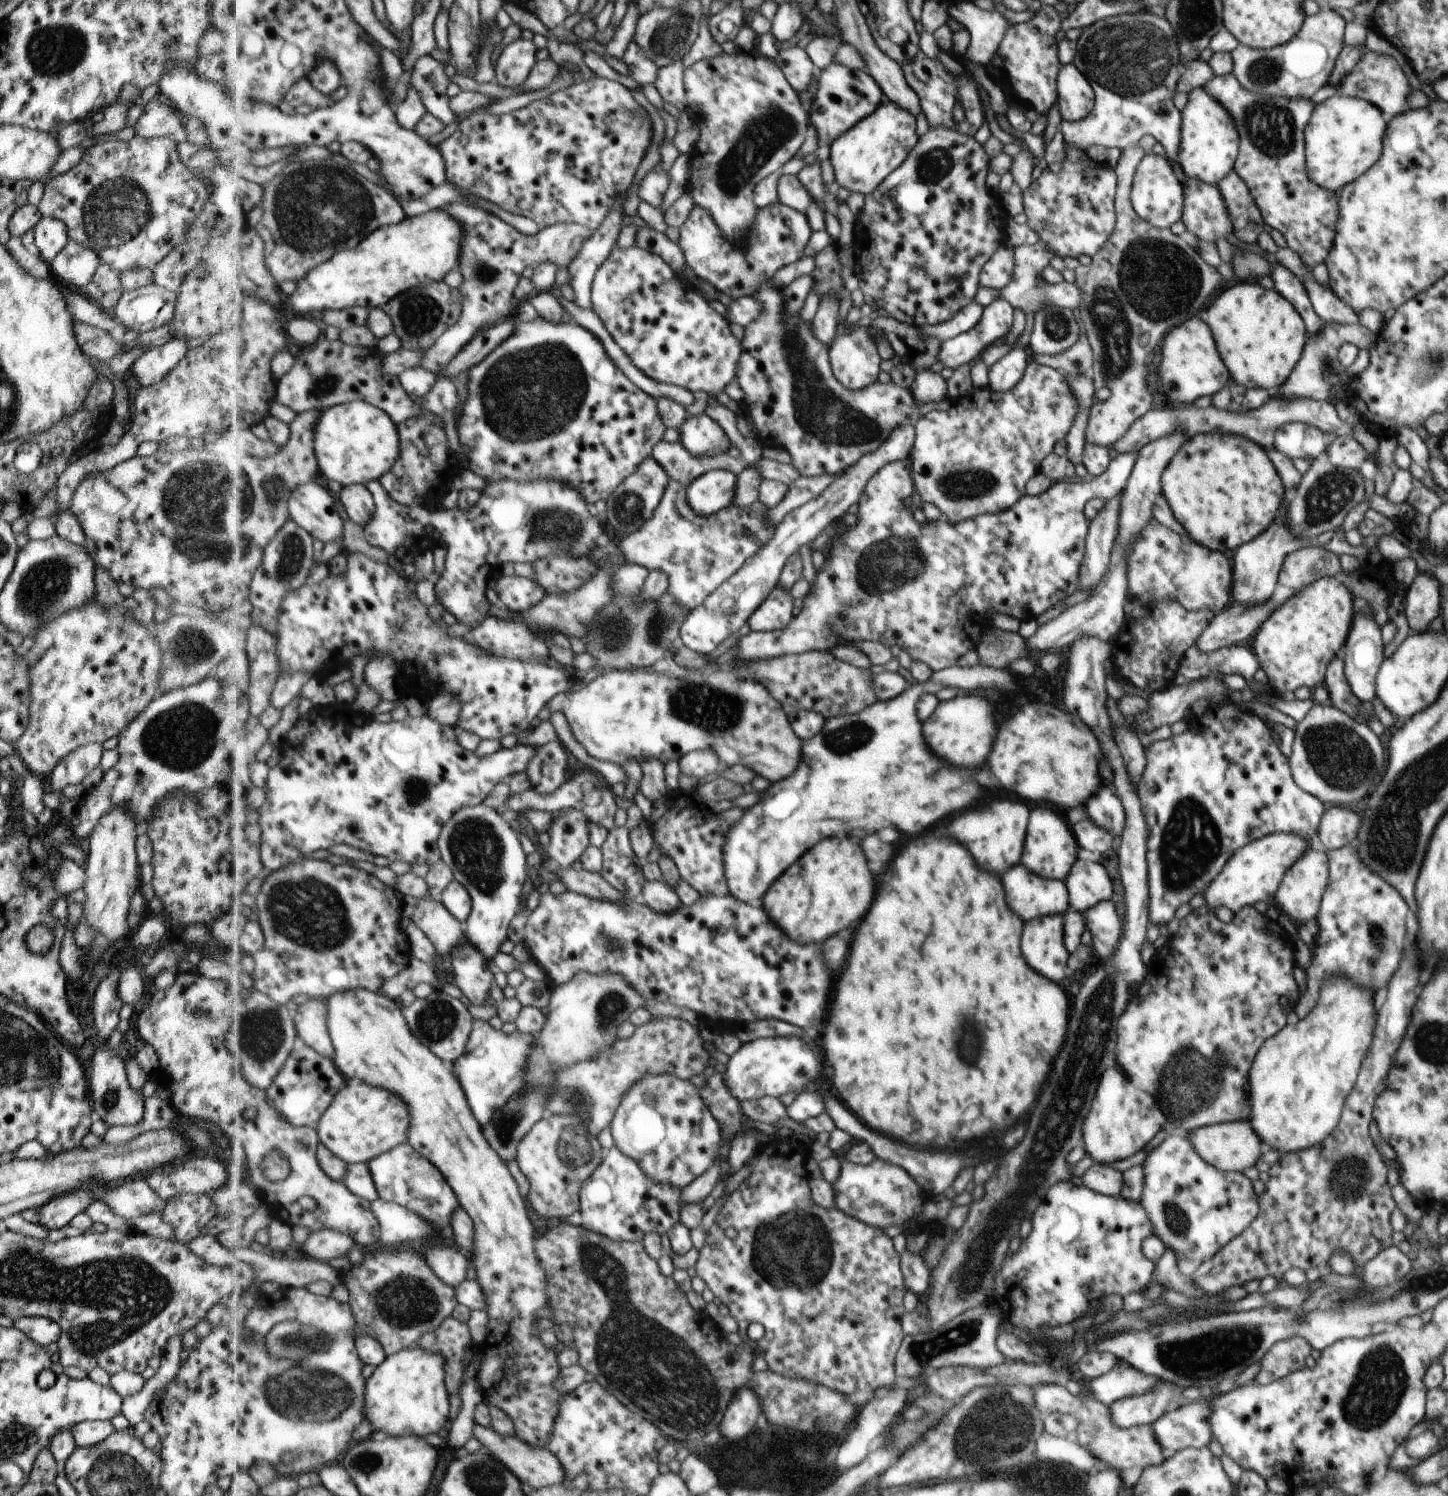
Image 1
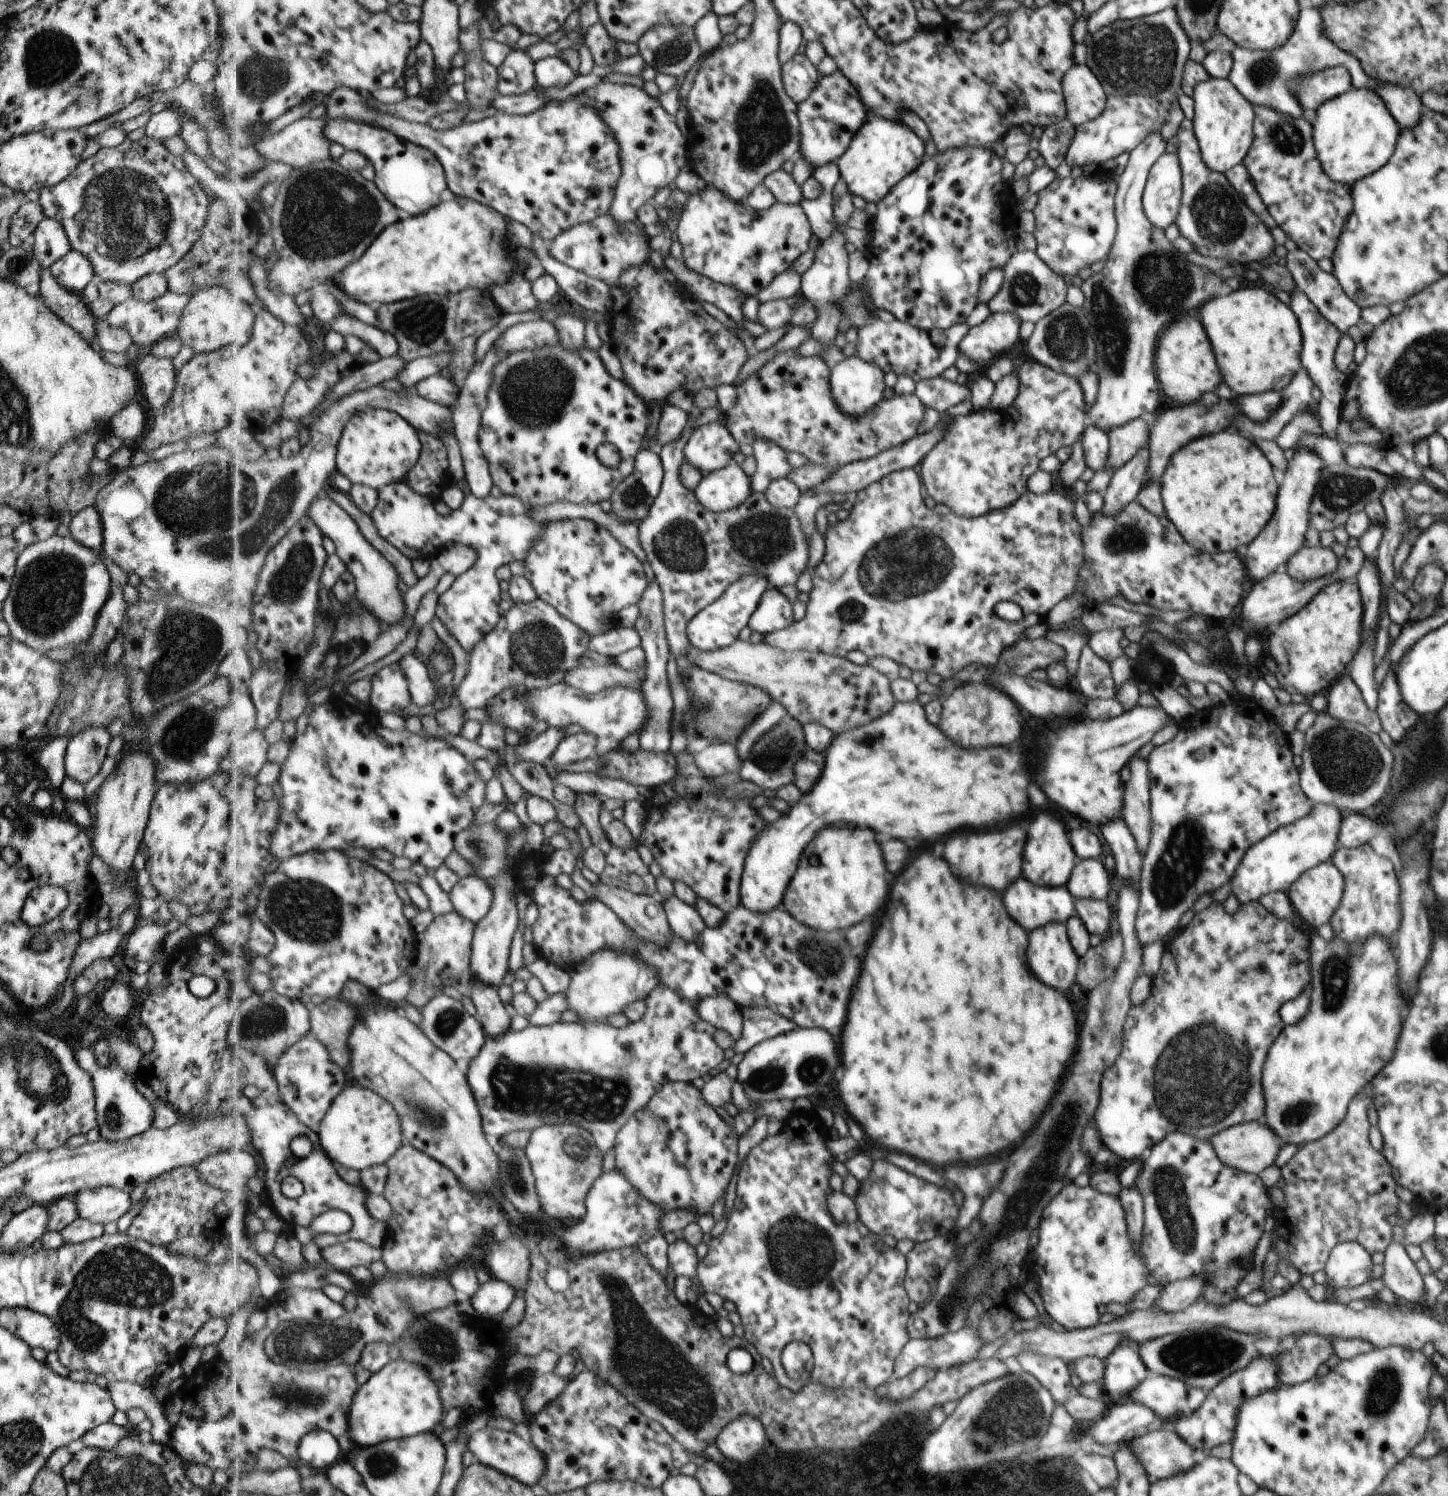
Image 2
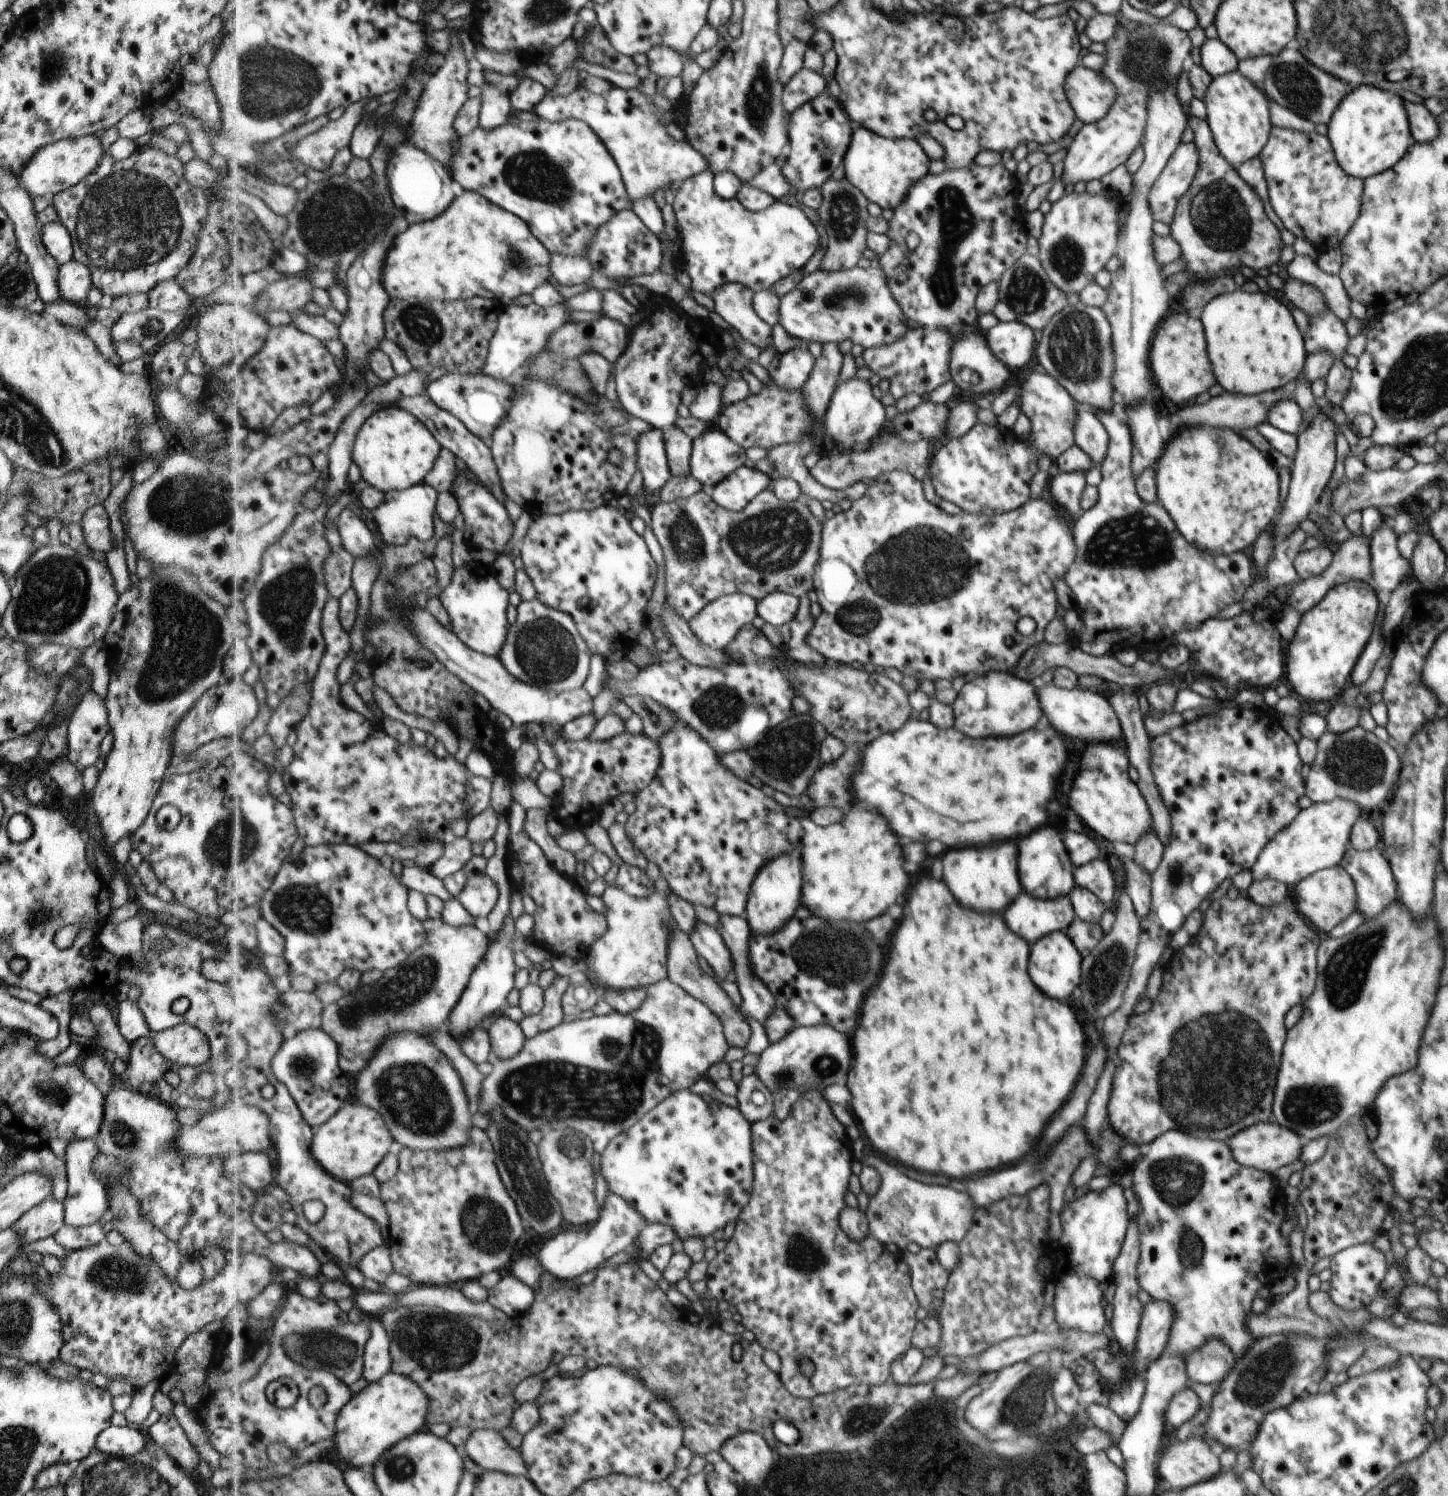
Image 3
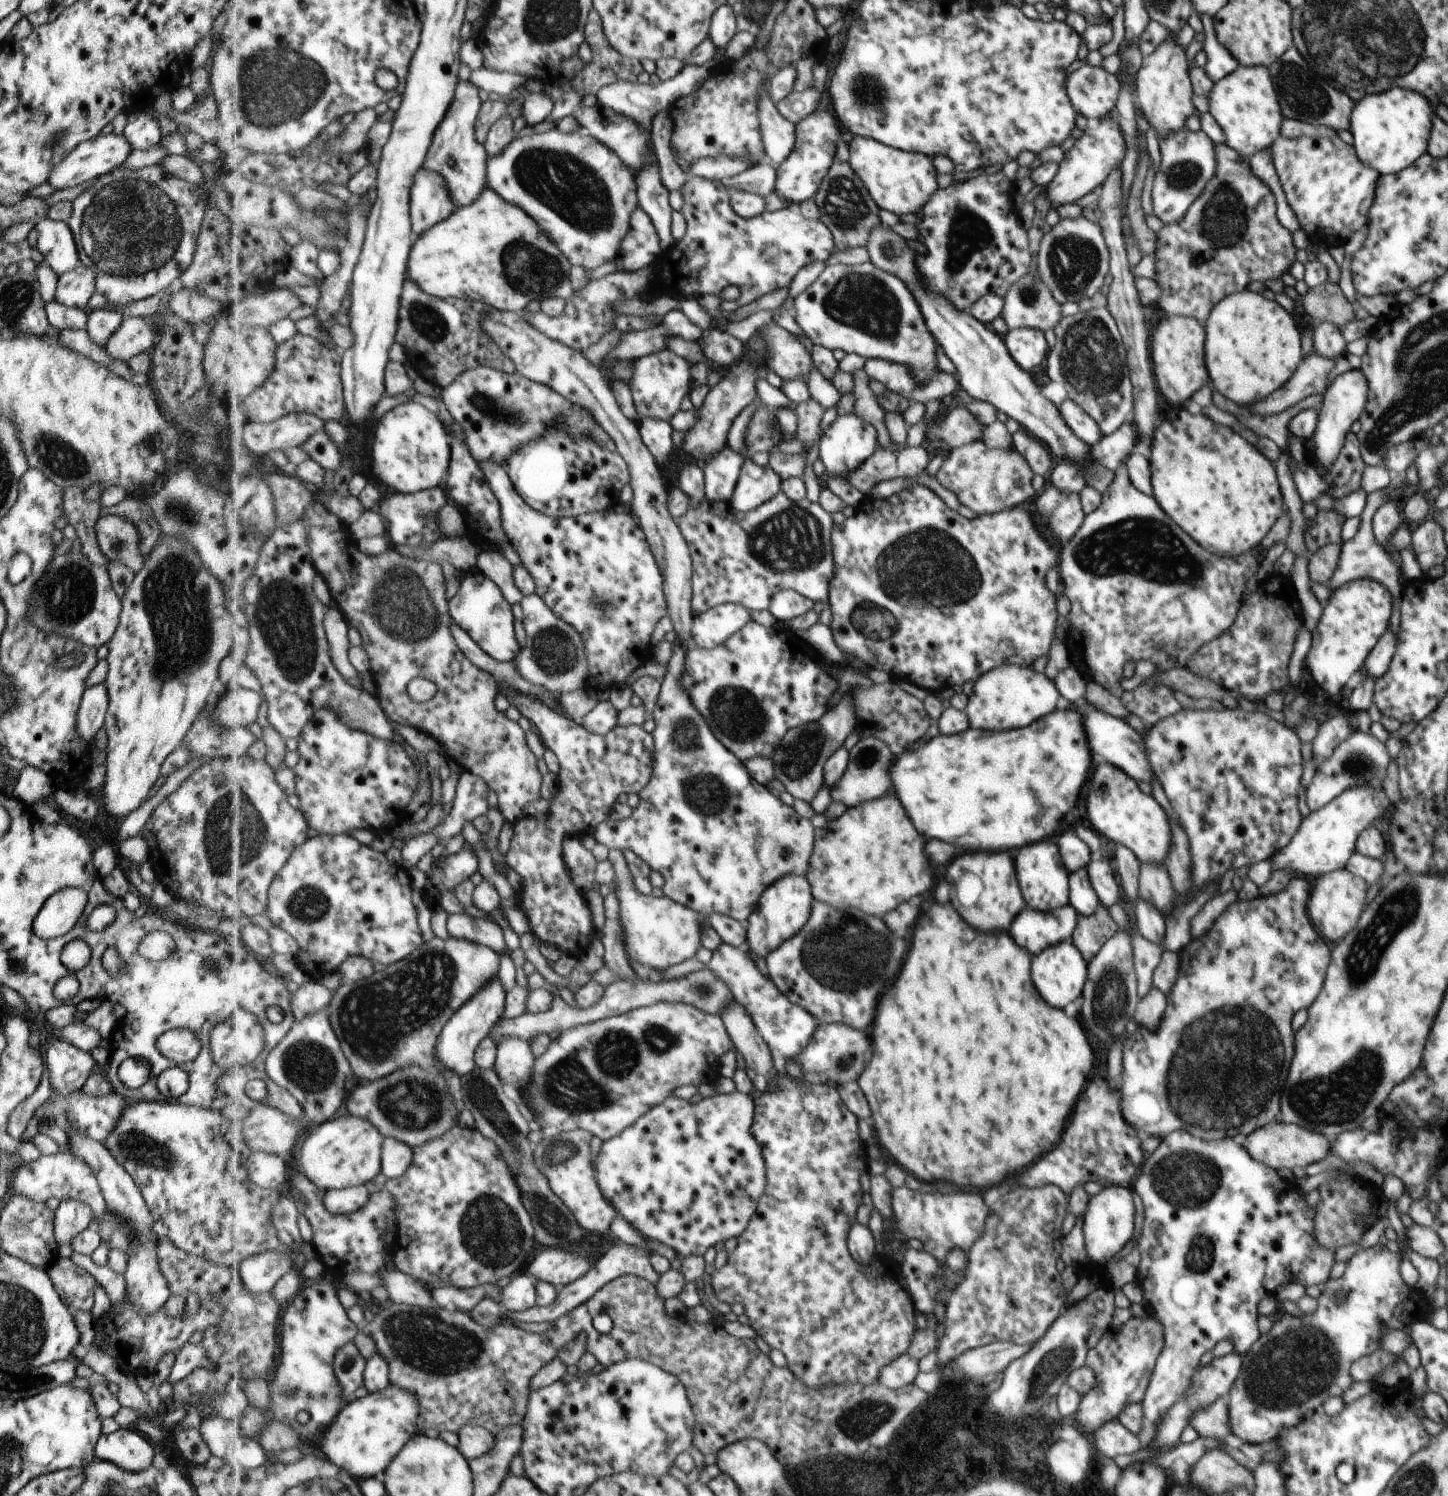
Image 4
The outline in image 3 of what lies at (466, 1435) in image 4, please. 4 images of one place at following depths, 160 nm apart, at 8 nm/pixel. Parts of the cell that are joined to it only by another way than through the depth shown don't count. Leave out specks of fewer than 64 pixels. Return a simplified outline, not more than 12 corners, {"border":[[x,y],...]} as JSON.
{"border":[[477,1429],[462,1451],[486,1471],[528,1476],[502,1432]]}

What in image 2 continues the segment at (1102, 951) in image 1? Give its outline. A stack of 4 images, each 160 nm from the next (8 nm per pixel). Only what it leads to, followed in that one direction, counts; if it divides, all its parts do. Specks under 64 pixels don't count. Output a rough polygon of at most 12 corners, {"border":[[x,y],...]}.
{"border":[[1078,899],[1075,916],[1102,940],[1109,933],[1111,909],[1097,899]]}

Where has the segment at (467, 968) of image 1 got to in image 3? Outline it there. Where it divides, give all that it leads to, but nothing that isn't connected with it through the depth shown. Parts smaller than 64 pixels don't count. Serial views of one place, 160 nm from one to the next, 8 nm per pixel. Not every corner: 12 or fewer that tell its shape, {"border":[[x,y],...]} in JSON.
{"border":[[511,1019],[489,1028],[493,1059],[509,1060],[525,1046]]}

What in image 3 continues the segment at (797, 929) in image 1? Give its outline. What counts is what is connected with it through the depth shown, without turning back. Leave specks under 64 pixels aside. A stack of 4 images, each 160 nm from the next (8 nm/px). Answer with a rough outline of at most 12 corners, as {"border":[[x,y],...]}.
{"border":[[885,816],[803,828],[803,902],[869,922],[905,894]]}

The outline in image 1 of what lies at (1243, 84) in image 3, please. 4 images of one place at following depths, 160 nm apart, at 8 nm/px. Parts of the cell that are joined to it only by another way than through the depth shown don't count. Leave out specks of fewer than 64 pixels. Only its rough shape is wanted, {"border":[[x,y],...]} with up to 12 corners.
{"border":[[1203,87],[1188,92],[1177,162],[1217,185],[1240,142],[1230,112]]}

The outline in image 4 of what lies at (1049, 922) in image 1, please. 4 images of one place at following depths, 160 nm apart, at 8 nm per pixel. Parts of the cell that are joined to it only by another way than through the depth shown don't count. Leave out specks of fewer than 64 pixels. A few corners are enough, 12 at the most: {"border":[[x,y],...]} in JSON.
{"border":[[1070,940],[1037,952],[1035,986],[1049,1006],[1082,994],[1085,962]]}

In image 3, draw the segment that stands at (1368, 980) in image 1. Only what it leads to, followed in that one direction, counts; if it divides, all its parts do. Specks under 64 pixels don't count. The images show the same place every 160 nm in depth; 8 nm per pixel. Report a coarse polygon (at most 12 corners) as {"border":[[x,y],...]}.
{"border":[[1347,845],[1338,864],[1355,882],[1364,921],[1392,900],[1394,876],[1380,848]]}

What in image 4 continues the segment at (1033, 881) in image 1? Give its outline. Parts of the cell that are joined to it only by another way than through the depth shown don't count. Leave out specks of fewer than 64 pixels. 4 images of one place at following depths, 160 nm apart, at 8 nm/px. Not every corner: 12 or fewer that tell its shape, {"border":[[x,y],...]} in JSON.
{"border":[[1024,906],[1009,936],[1034,955],[1071,940],[1072,906]]}

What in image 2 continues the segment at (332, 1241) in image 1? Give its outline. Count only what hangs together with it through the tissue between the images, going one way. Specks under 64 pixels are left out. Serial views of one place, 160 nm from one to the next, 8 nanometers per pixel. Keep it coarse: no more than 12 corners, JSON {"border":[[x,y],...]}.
{"border":[[363,1241],[322,1250],[325,1260],[348,1273],[382,1260],[384,1250]]}

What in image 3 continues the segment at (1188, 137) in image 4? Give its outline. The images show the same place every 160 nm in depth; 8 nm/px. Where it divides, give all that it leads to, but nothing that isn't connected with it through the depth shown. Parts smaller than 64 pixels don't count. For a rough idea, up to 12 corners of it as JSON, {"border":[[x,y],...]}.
{"border":[[1179,144],[1146,194],[1153,220],[1171,224],[1198,150]]}

